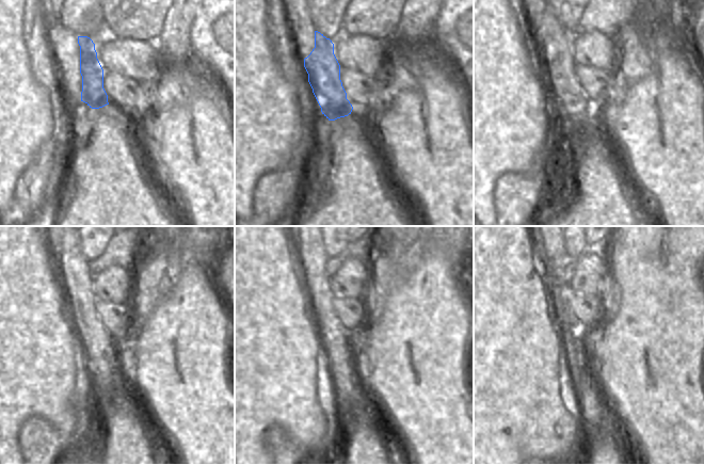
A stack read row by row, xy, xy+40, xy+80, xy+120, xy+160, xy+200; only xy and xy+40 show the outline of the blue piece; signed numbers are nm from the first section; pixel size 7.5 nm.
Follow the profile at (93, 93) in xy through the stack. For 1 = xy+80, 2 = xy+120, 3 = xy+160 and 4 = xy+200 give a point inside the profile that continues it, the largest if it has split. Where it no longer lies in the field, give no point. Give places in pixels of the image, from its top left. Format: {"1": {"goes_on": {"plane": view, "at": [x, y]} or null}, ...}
{"1": {"goes_on": {"plane": "xy+80", "at": [554, 39]}}, "2": {"goes_on": {"plane": "xy+120", "at": [74, 268]}}, "3": {"goes_on": {"plane": "xy+160", "at": [347, 391]}}, "4": {"goes_on": {"plane": "xy+200", "at": [597, 425]}}}

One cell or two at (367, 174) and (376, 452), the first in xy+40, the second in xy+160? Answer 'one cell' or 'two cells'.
one cell

